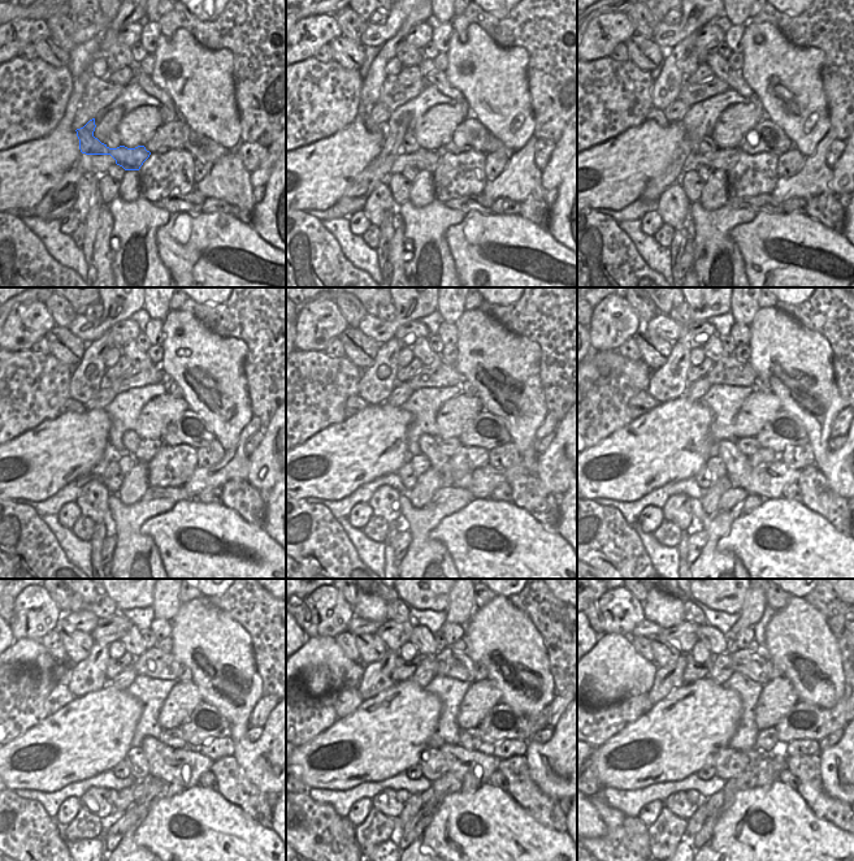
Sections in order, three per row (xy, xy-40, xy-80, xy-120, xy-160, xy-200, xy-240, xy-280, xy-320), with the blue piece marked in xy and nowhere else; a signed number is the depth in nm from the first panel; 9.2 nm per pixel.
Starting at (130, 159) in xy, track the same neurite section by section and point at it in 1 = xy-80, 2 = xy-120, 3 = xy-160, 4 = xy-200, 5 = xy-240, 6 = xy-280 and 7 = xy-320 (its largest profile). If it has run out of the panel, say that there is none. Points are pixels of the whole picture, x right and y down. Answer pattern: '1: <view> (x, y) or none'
1: xy-80 (654, 113)
2: xy-120 (69, 405)
3: xy-160 (355, 403)
4: xy-200 (644, 402)
5: xy-240 (60, 696)
6: xy-280 (349, 700)
7: xy-320 (631, 709)

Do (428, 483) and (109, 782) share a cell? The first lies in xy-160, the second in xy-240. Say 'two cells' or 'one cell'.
two cells

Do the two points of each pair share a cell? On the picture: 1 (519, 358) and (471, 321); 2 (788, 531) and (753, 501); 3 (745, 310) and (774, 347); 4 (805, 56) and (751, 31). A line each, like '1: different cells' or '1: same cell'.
1: same cell
2: different cells
3: different cells
4: same cell

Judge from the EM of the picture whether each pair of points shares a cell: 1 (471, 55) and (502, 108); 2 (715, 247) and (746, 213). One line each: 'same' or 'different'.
1: same
2: same

